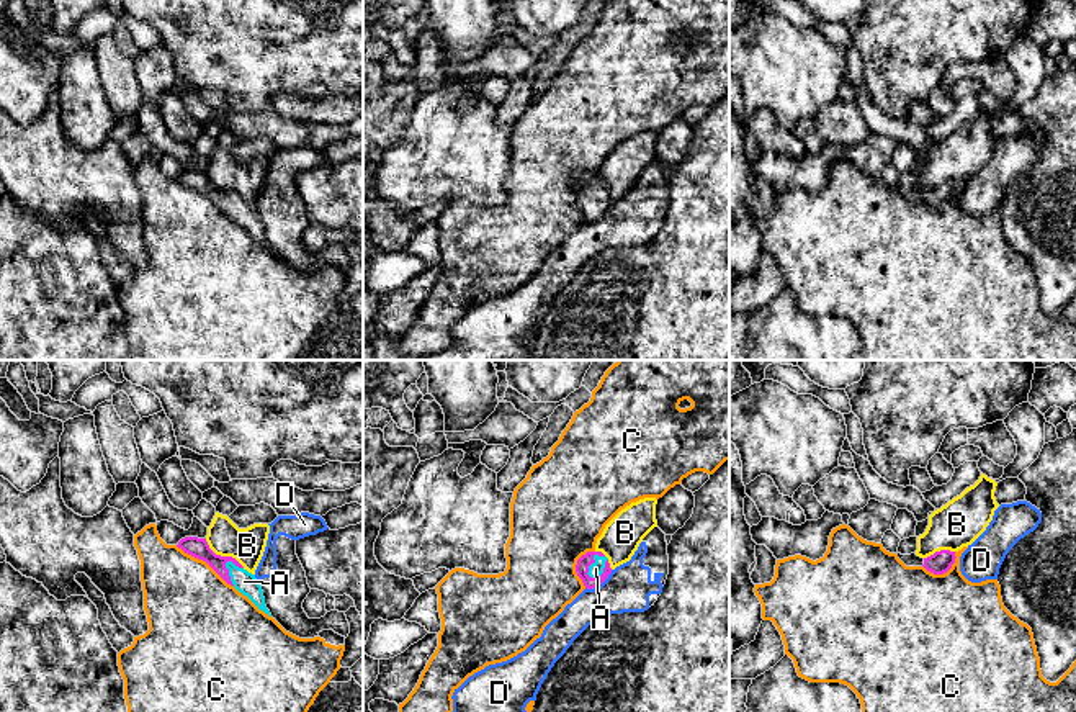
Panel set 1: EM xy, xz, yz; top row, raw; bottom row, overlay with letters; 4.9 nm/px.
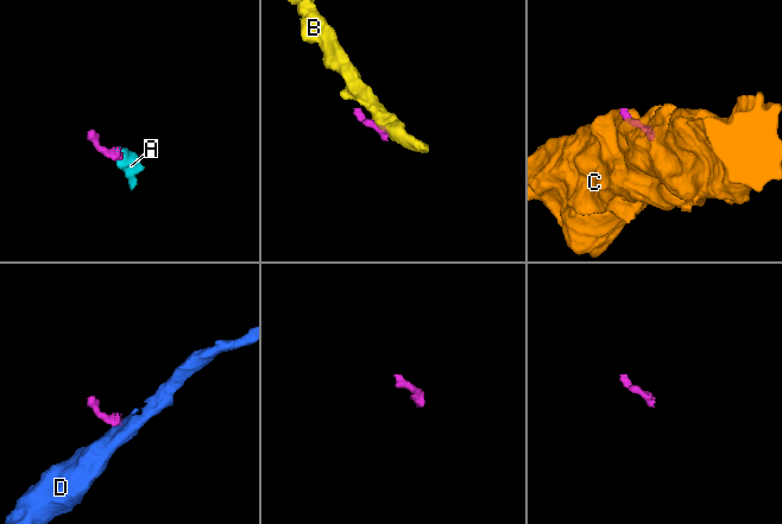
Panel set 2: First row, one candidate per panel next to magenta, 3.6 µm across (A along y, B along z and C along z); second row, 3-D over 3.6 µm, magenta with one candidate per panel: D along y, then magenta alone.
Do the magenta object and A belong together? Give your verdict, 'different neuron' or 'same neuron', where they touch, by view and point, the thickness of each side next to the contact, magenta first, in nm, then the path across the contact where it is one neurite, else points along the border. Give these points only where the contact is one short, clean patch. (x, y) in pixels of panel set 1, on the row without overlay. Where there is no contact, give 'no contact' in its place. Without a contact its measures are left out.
same neuron | xz (592, 195) | 70/70 nm | across xz (584, 195), (592, 195), (596, 202)

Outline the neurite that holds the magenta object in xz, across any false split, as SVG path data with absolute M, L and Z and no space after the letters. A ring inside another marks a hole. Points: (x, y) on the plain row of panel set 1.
M587 185L577 193L576 206L587 223L594 223L608 211L612 201L602 185Z

